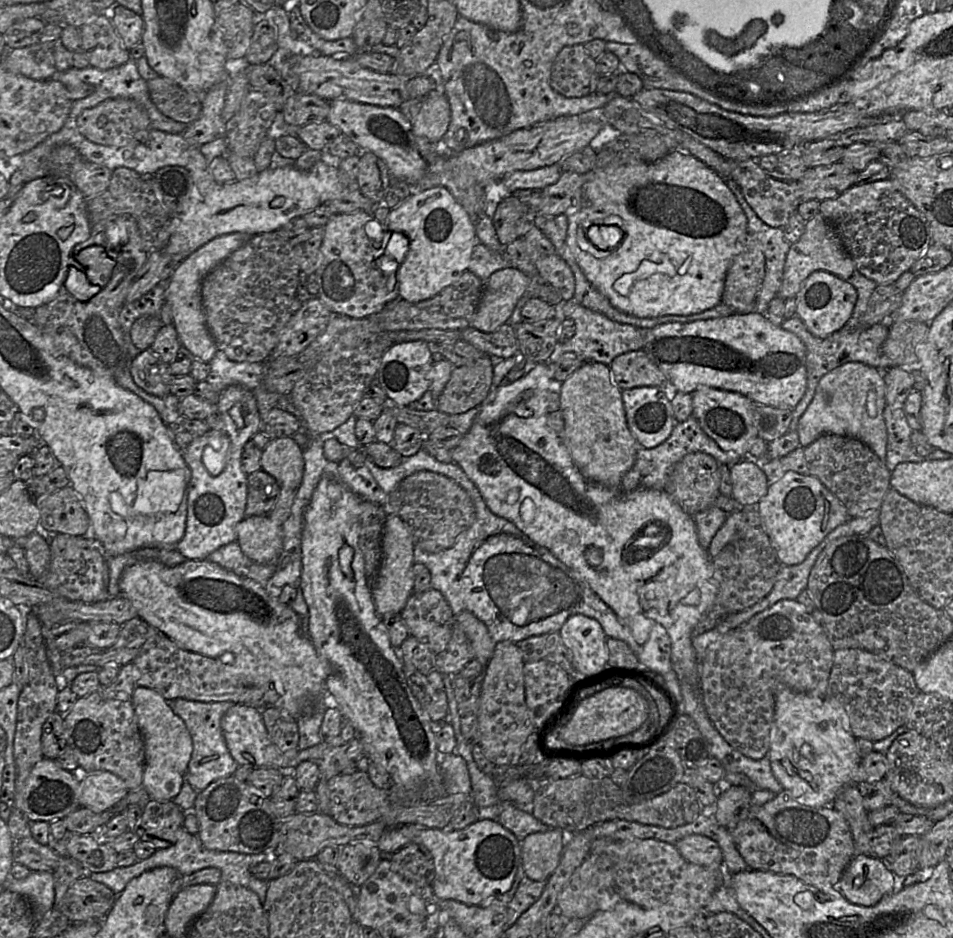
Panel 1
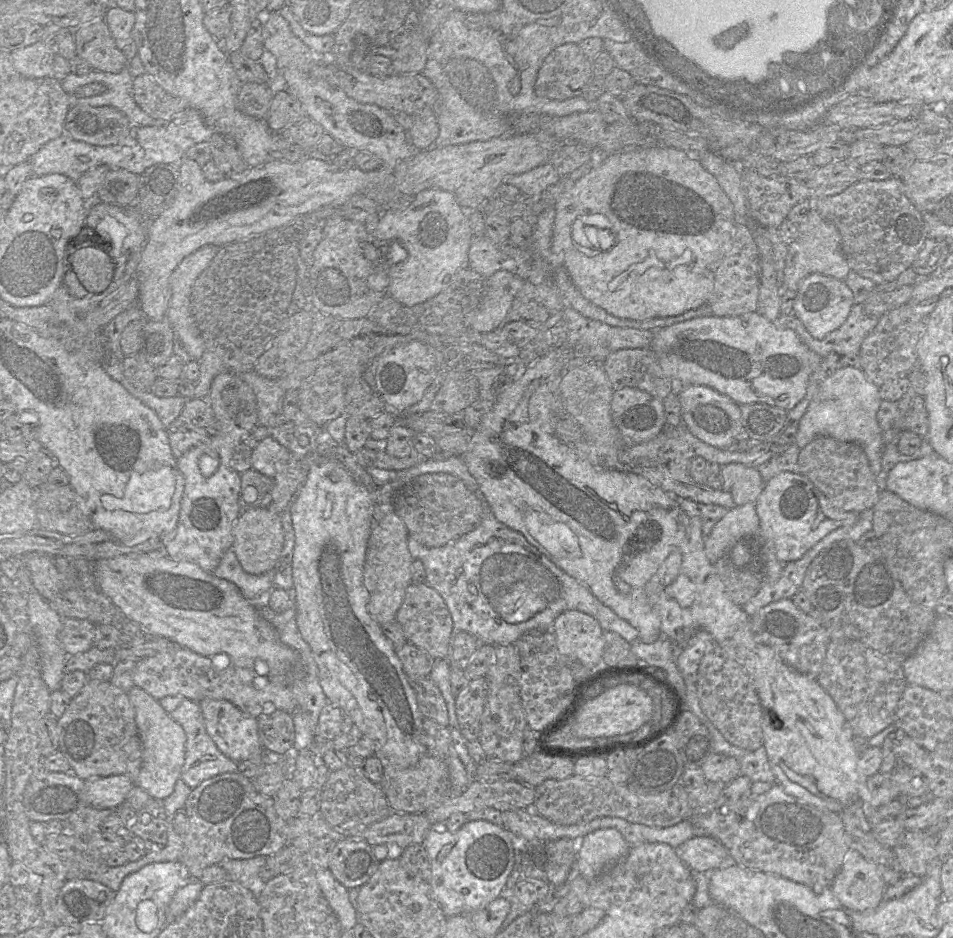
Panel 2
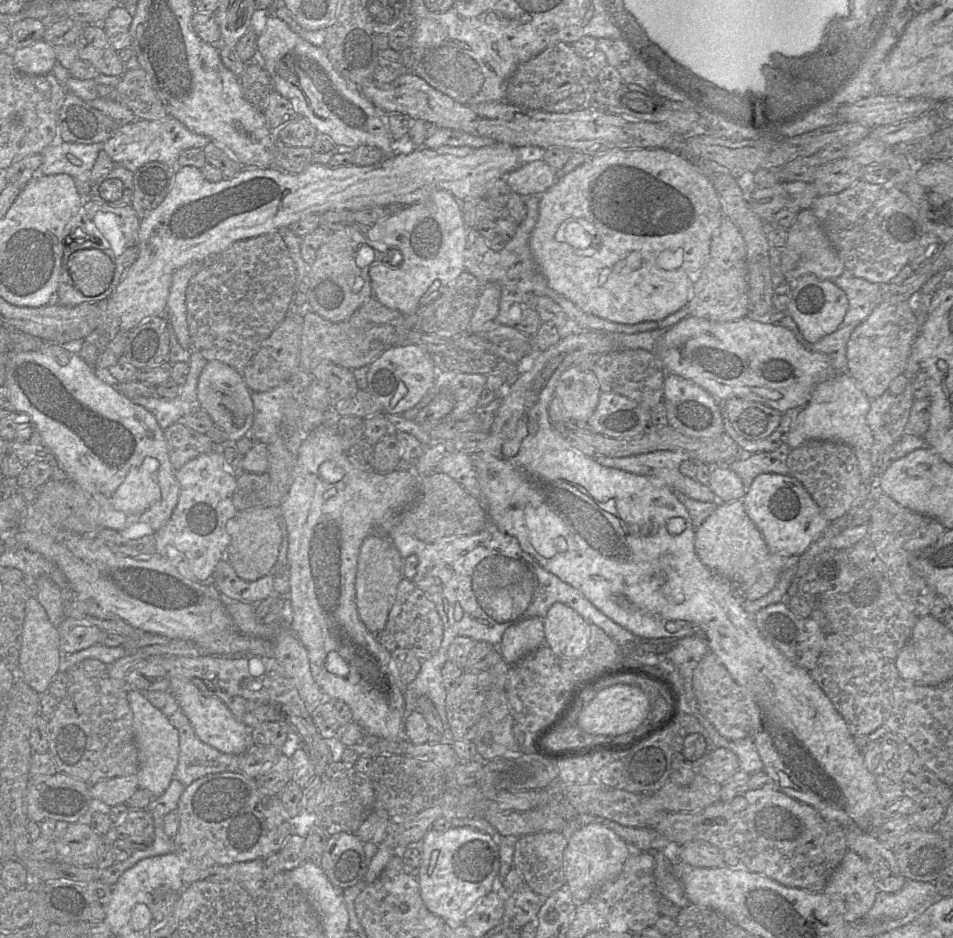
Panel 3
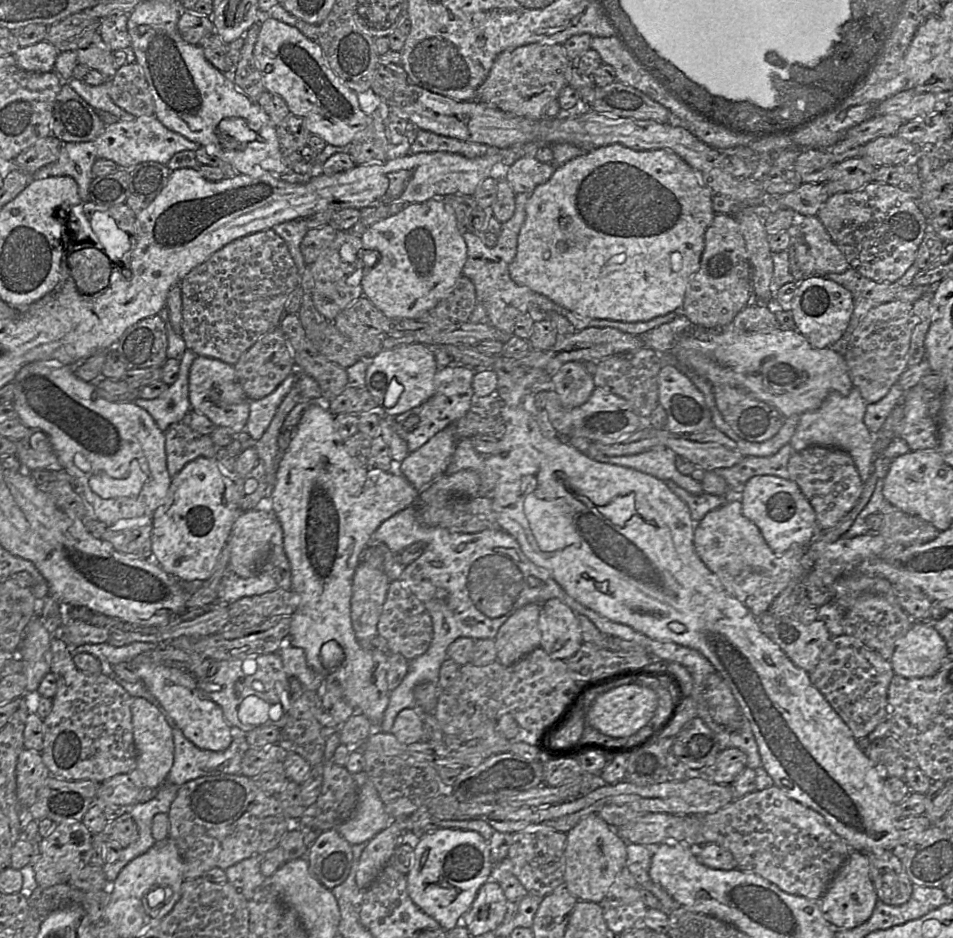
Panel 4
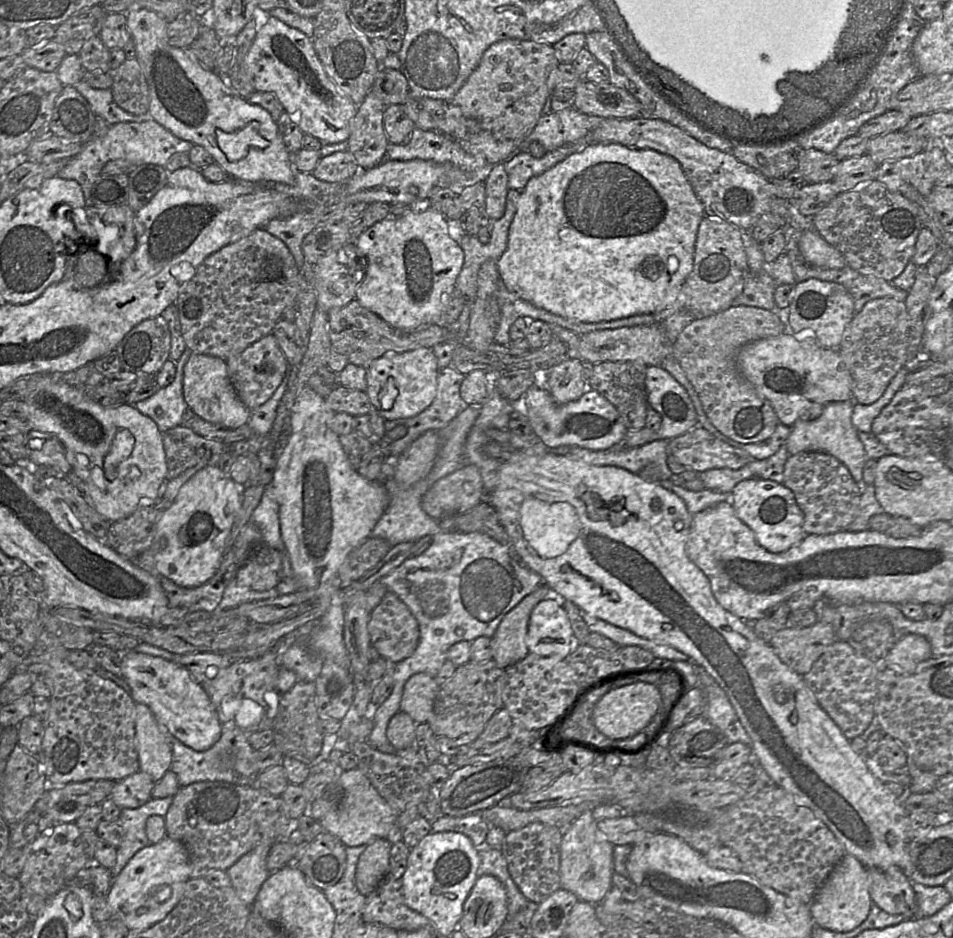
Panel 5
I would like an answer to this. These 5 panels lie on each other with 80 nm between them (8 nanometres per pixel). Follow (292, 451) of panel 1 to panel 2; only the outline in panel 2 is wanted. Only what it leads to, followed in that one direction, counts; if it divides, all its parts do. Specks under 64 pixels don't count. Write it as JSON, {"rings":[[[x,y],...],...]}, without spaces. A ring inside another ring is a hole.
{"rings":[[[269,436],[260,441],[252,451],[252,468],[263,475],[273,478],[277,463],[287,463],[290,451],[273,437]]]}

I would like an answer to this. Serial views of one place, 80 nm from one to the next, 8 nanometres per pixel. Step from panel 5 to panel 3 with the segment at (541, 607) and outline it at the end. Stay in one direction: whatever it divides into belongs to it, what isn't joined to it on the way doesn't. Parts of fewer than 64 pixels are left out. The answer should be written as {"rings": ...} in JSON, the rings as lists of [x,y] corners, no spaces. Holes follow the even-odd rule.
{"rings":[[[556,602],[543,618],[545,645],[559,659],[582,657],[589,649],[589,623],[566,604]]]}

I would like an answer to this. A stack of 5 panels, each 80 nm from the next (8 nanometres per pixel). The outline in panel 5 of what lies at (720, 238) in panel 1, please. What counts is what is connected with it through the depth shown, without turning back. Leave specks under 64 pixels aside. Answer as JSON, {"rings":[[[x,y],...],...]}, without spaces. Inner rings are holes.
{"rings":[[[590,143],[582,151],[576,152],[557,163],[555,166],[545,171],[544,173],[531,178],[525,188],[520,192],[519,199],[516,204],[516,211],[511,222],[508,234],[508,243],[505,252],[496,262],[496,267],[500,279],[508,291],[515,293],[523,300],[526,300],[537,307],[543,308],[553,314],[559,315],[563,318],[573,319],[585,323],[597,323],[602,321],[611,321],[621,318],[626,318],[633,315],[640,314],[655,314],[673,304],[686,279],[690,275],[694,264],[694,251],[696,236],[699,224],[705,217],[704,206],[700,199],[697,197],[691,183],[689,182],[681,164],[672,156],[662,154],[652,149],[632,149],[618,143]]]}

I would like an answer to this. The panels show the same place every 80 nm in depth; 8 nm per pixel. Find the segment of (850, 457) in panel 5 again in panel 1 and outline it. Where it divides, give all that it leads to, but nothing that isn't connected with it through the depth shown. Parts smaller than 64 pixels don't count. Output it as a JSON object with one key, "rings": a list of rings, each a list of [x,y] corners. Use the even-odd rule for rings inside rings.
{"rings":[[[861,362],[845,363],[820,379],[811,403],[798,422],[800,446],[809,446],[823,434],[853,437],[865,443],[885,462],[887,429],[883,412],[886,405],[883,371]]]}

